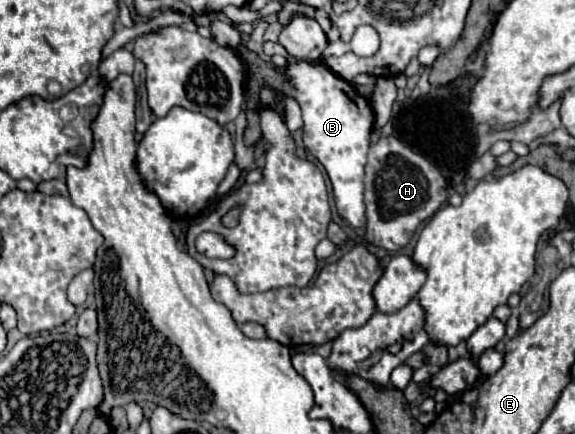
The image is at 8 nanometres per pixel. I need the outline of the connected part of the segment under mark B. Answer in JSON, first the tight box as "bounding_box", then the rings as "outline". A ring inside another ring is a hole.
{"bounding_box":[272,40,374,228],"outline":[[[342,40],[332,42],[324,52],[320,62],[290,62],[284,56],[272,56],[272,64],[280,66],[284,70],[284,76],[294,86],[294,98],[298,100],[302,108],[304,118],[304,146],[310,154],[314,154],[320,164],[326,168],[332,190],[334,190],[334,202],[338,208],[338,214],[354,228],[366,226],[366,206],[362,202],[364,198],[364,166],[366,166],[366,154],[370,146],[370,132],[374,126],[374,112],[368,98],[358,96],[358,106],[348,98],[346,92],[354,92],[354,88],[338,78],[324,62],[328,56],[336,56],[338,52],[348,52],[350,46]]]}

